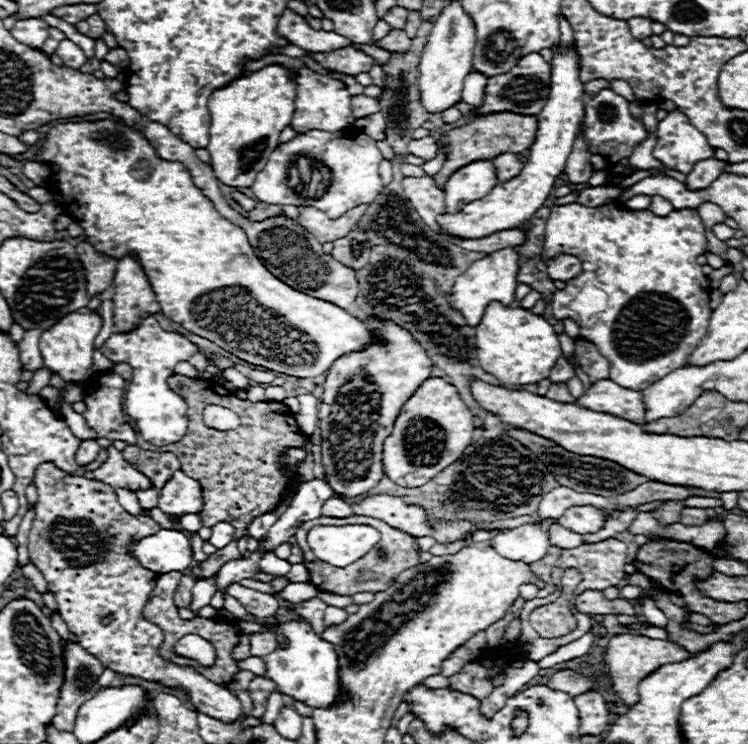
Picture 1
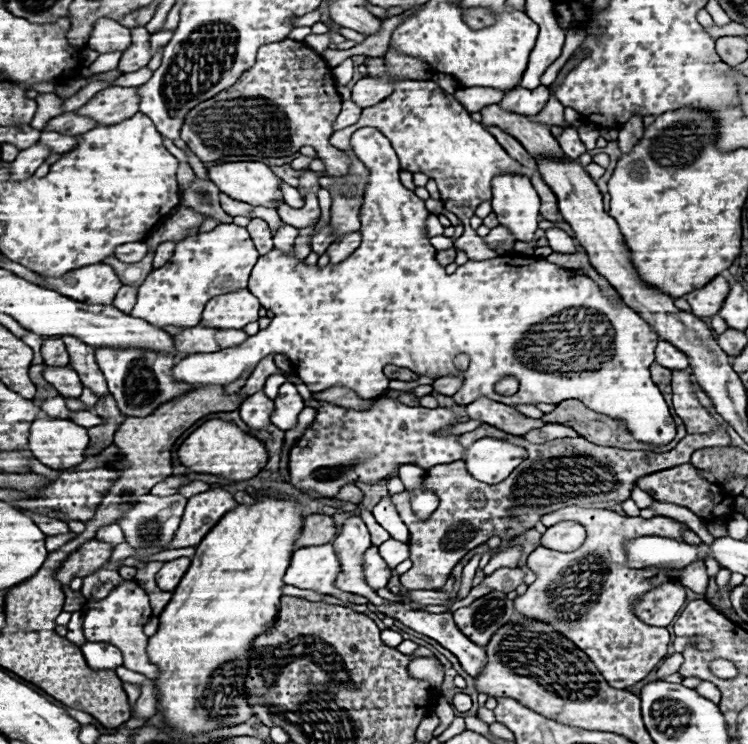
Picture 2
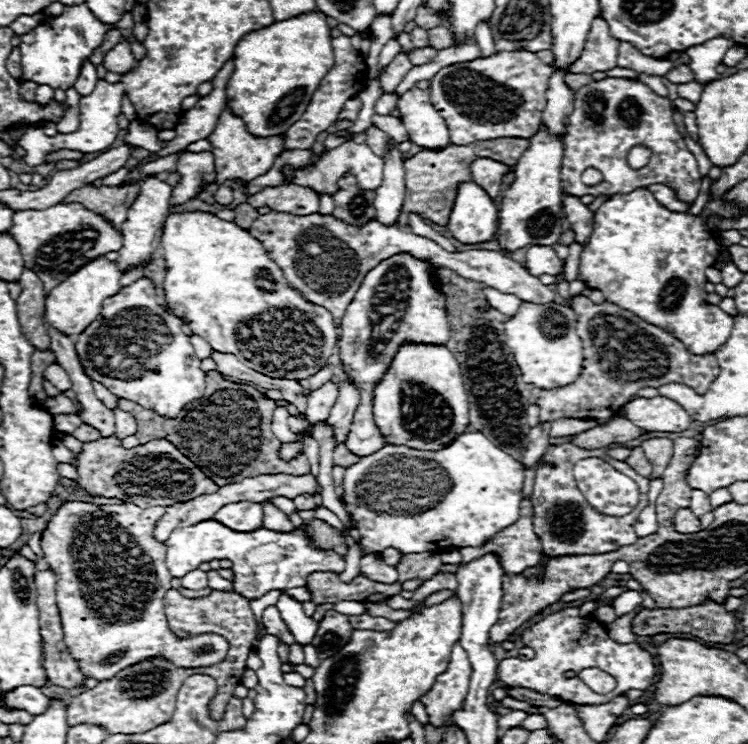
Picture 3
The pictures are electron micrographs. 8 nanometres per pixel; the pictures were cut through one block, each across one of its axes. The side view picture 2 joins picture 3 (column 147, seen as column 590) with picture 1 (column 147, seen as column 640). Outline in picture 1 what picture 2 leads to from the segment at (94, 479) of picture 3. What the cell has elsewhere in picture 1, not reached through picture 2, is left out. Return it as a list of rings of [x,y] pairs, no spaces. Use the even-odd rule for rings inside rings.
[[[126,446],[122,450],[122,454],[138,472],[144,472],[144,476],[148,476],[156,484],[158,492],[160,492],[162,484],[168,482],[172,472],[180,470],[180,461],[172,452],[156,454],[156,452],[142,450],[138,446]]]

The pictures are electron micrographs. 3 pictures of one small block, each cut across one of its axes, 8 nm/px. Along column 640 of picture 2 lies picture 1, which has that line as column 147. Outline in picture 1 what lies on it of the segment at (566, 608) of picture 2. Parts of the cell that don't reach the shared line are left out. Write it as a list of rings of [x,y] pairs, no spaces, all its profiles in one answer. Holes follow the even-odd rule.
[[[50,462],[38,466],[34,486],[38,488],[38,502],[36,518],[28,534],[30,562],[48,582],[48,590],[56,596],[60,616],[68,630],[78,636],[80,646],[118,674],[186,690],[196,712],[220,722],[240,718],[242,704],[226,686],[210,682],[196,670],[166,662],[158,654],[158,646],[164,642],[163,632],[142,618],[142,608],[156,586],[158,574],[136,564],[136,560],[126,554],[126,544],[130,538],[140,540],[140,536],[156,534],[160,530],[158,522],[128,514],[118,504],[118,496],[110,484],[66,474]],[[106,614],[112,616],[112,622],[104,626],[100,620]]]

